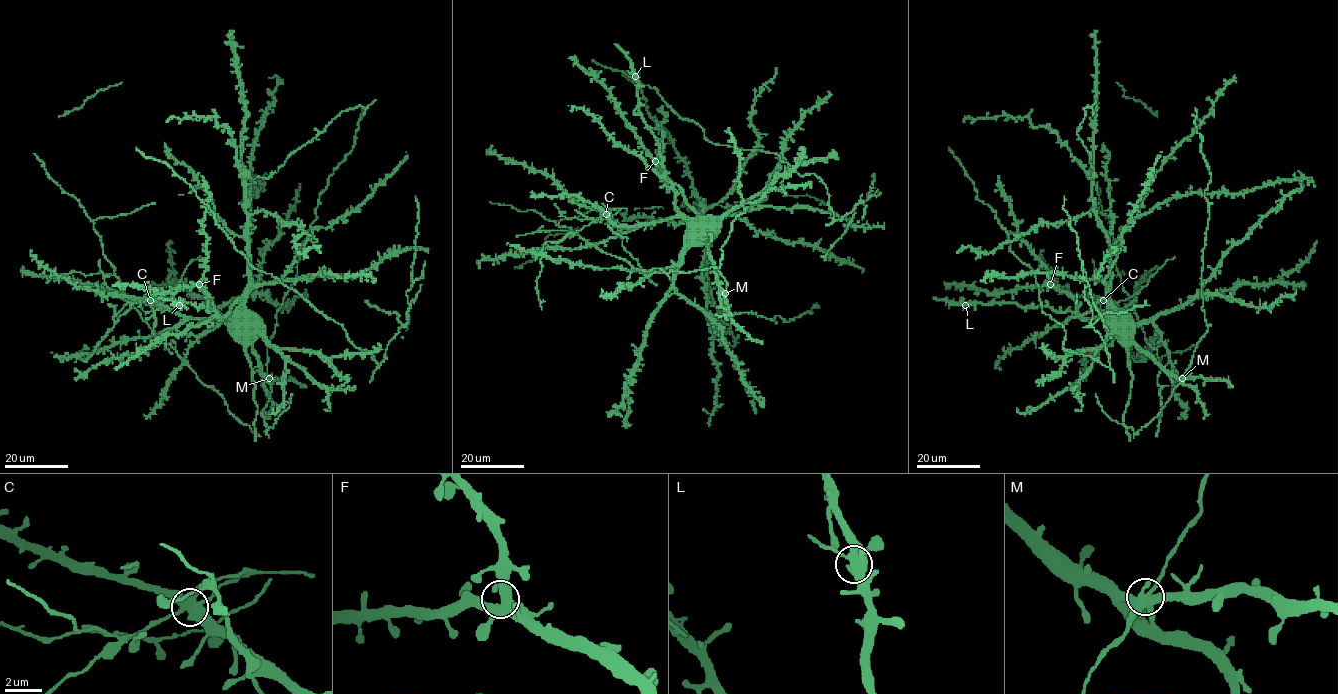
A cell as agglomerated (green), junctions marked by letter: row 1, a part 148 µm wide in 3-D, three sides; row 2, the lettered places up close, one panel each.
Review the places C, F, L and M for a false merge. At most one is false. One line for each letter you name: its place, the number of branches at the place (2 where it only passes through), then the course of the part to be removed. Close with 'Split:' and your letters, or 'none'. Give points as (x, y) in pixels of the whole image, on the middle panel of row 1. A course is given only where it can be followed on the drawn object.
C: at (606, 214); 5 branches meet; foreign part runs (606, 214), (574, 233), (569, 232), (561, 241), (548, 241), (543, 247), (543, 266), (536, 282), (542, 309)
Split: C

